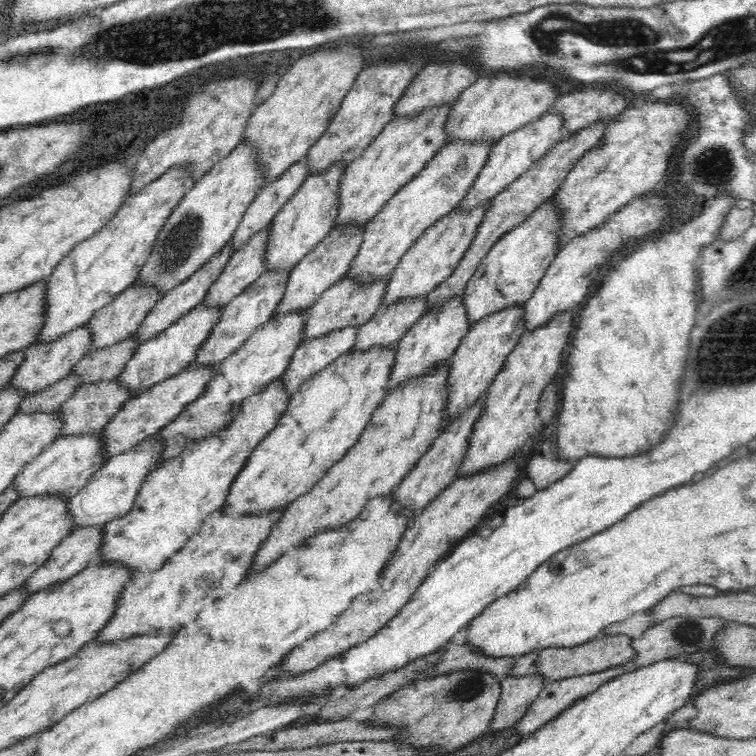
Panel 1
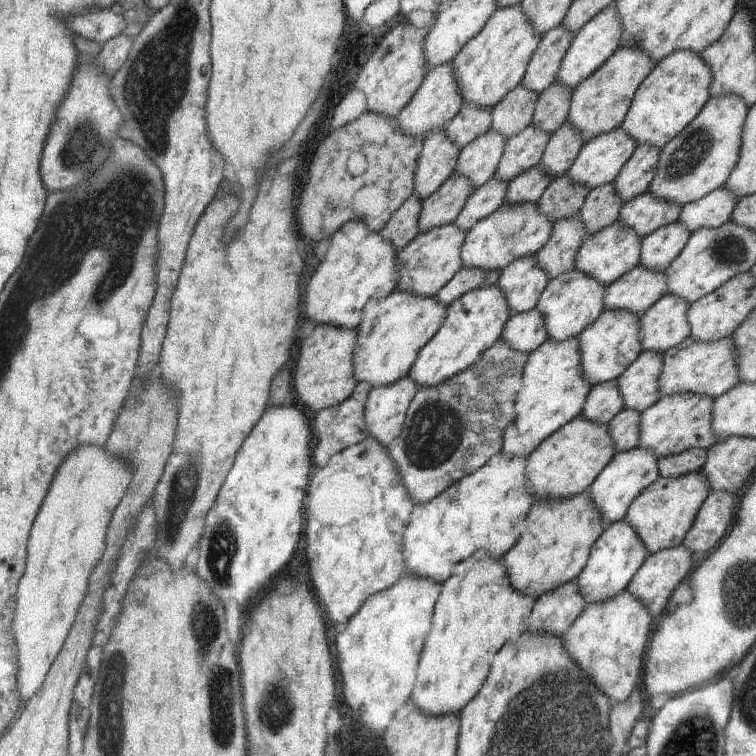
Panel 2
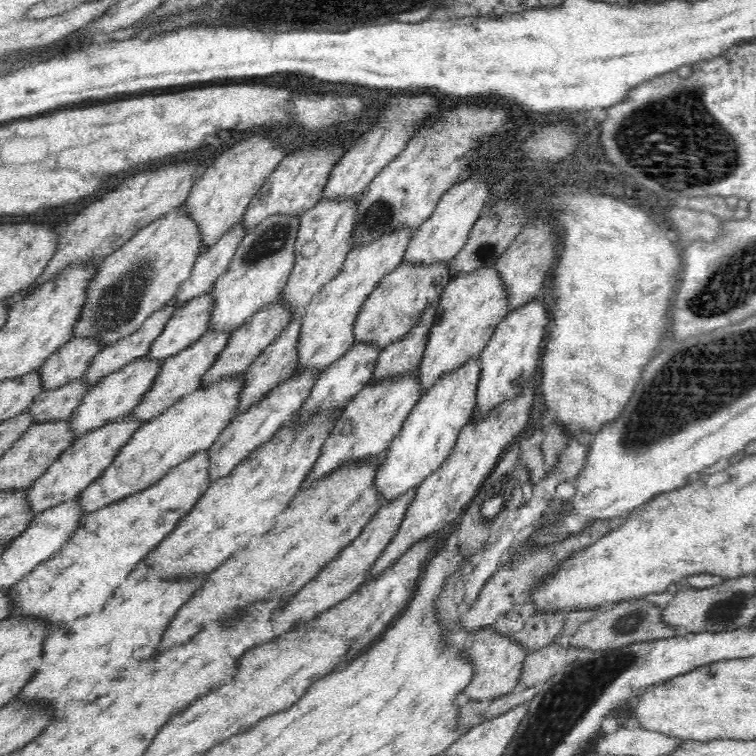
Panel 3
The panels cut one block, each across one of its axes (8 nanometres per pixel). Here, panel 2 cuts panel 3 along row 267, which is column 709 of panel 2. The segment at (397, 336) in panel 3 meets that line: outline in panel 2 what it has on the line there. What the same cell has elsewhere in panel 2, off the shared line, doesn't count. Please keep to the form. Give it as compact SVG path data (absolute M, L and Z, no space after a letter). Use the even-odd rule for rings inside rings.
M670 394L660 397L655 405L640 413L640 448L650 450L658 459L688 448L710 449L720 441L712 430L714 404L714 398L702 394Z

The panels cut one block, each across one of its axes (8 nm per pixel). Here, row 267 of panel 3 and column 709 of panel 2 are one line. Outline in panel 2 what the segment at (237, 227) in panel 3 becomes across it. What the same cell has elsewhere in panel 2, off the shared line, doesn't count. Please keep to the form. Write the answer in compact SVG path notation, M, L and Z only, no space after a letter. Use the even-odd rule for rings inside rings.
M720 186L720 189L712 190L712 193L706 194L700 200L684 205L679 220L690 231L718 228L731 220L738 201L739 197L734 192Z

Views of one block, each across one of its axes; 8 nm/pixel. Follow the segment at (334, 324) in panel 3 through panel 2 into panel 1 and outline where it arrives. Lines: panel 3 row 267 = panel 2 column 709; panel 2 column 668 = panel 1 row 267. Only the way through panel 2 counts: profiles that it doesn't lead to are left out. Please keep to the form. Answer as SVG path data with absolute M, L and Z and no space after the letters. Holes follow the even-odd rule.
M454 141L444 146L436 156L408 184L398 192L369 220L363 232L362 244L358 254L350 263L347 276L356 277L358 281L378 280L390 277L405 252L437 220L454 211L457 204L468 194L489 152L493 151L494 141Z

